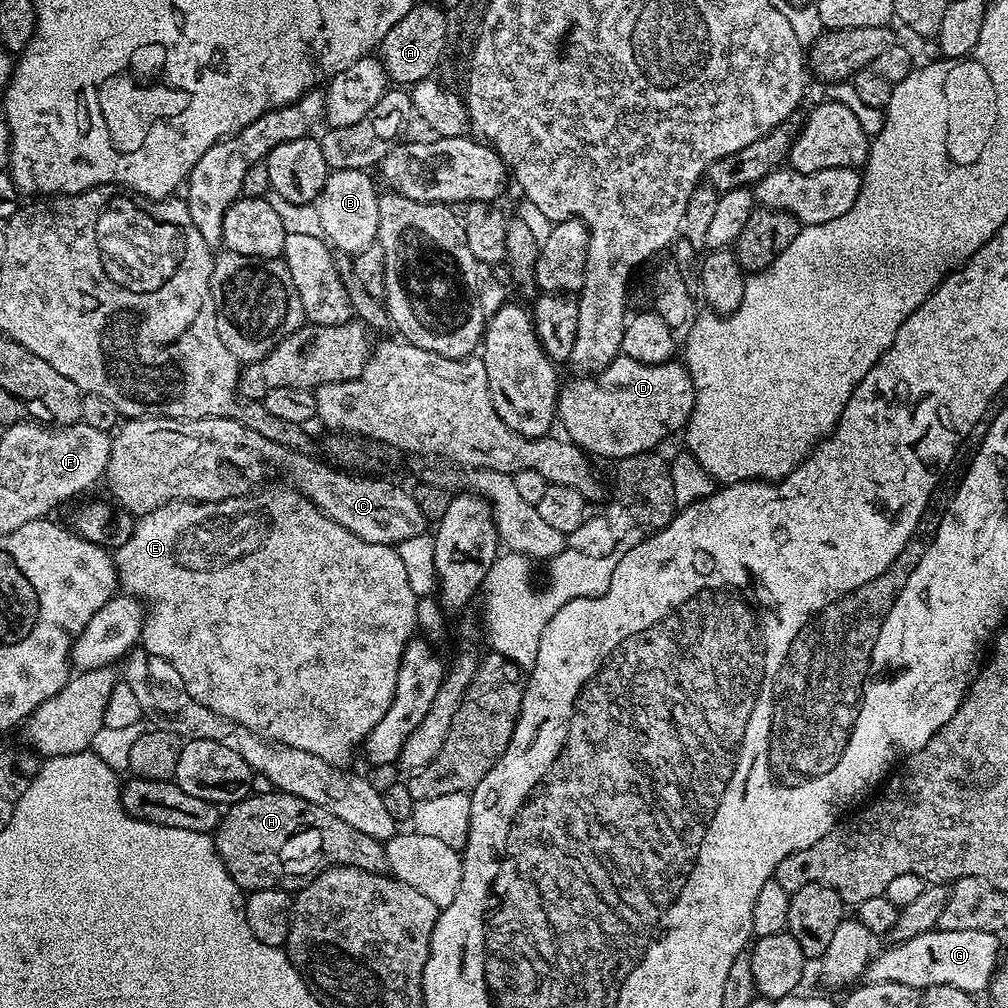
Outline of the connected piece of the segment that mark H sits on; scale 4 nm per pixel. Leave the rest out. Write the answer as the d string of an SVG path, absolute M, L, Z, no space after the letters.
M275 790L270 794L249 794L245 800L227 805L214 829L214 843L230 878L245 893L283 885L287 876L308 878L333 866L388 872L381 841L346 826L342 818L314 802L306 802L306 798Z

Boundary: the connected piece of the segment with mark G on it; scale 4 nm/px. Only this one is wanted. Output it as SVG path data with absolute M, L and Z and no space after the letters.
M933 930L923 932L909 940L893 943L893 948L885 952L878 951L871 957L867 967L867 983L898 982L902 986L910 986L923 990L935 984L958 986L958 990L966 990L980 994L992 982L996 966L1001 959L1000 944L997 933L982 930Z

